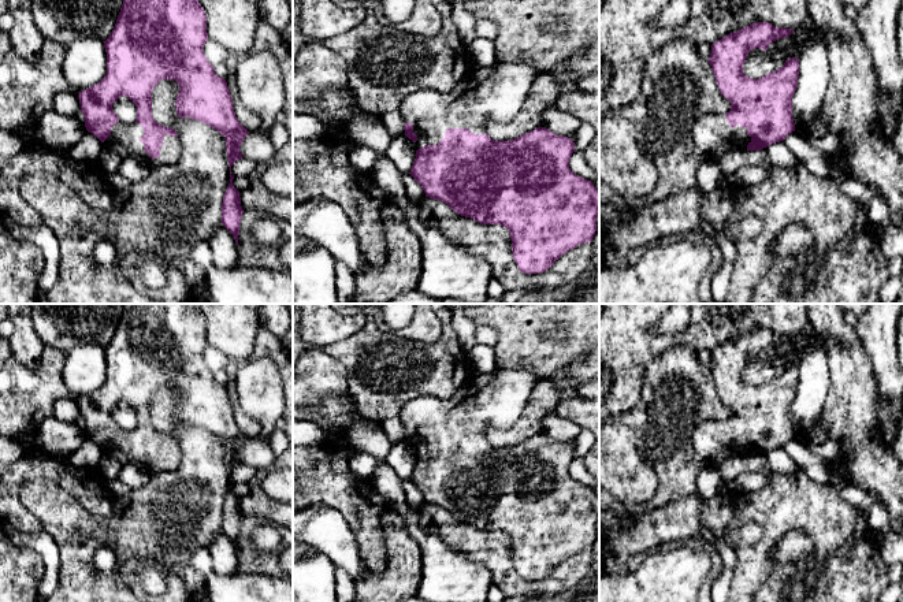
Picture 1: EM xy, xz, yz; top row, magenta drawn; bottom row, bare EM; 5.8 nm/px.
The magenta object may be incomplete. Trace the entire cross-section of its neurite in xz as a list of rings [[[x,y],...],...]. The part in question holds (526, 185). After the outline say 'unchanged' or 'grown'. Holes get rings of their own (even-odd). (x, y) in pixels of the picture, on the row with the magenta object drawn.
[[[527,56],[498,60],[488,67],[469,67],[465,77],[450,90],[417,90],[406,96],[398,111],[405,120],[405,135],[416,145],[410,175],[421,185],[426,197],[443,201],[456,213],[483,224],[501,224],[510,233],[513,259],[524,274],[547,271],[555,260],[577,245],[591,242],[599,215],[599,192],[569,168],[575,152],[573,140],[538,127],[510,141],[494,141],[487,134],[490,120],[508,123],[521,109],[539,70]]]; grown

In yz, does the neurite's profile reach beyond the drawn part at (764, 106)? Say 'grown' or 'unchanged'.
grown

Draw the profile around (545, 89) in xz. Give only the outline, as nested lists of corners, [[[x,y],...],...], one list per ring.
[[[539,71],[528,90],[520,112],[508,123],[490,120],[487,134],[494,141],[510,141],[538,127],[543,127],[545,109],[557,103],[561,86],[550,71]]]

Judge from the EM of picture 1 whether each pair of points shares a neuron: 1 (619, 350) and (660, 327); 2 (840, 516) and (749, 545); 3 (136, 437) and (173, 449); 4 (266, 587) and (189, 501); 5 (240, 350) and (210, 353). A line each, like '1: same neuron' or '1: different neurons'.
1: different neurons
2: same neuron
3: same neuron
4: different neurons
5: different neurons

